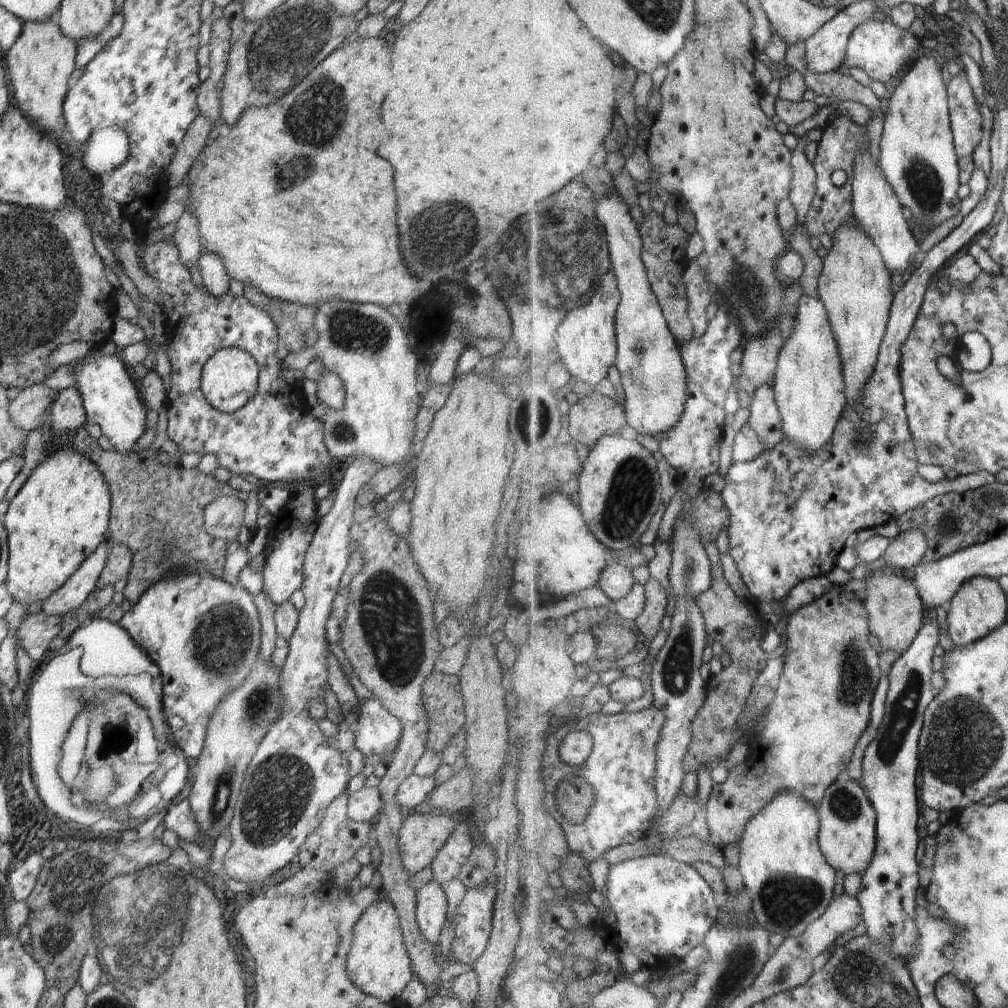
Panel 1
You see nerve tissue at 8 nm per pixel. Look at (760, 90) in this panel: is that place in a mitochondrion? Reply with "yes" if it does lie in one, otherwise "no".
no

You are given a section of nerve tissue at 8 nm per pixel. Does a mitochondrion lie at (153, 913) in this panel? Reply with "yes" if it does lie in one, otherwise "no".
yes

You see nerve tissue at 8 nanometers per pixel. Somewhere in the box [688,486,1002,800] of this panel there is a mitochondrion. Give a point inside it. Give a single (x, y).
(904, 712)

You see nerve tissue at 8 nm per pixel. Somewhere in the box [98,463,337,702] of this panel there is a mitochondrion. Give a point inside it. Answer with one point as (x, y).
(221, 640)

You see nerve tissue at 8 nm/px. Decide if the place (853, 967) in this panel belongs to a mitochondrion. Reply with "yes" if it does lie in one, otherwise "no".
yes

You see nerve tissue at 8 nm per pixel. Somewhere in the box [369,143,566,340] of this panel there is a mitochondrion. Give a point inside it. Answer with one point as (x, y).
(443, 247)

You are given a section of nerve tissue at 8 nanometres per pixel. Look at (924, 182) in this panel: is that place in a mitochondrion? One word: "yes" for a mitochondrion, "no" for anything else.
yes

